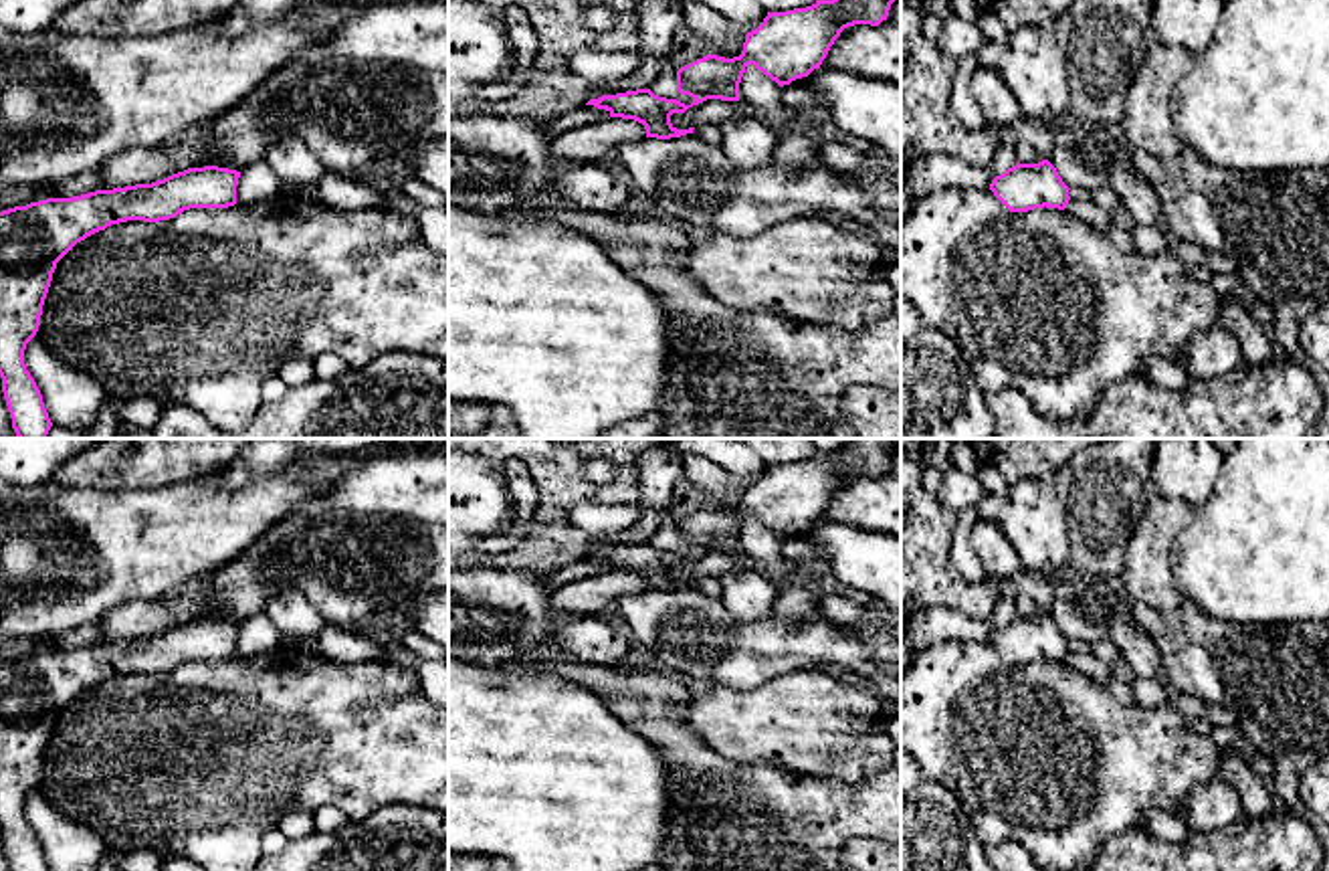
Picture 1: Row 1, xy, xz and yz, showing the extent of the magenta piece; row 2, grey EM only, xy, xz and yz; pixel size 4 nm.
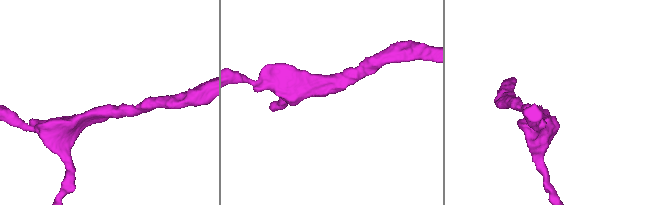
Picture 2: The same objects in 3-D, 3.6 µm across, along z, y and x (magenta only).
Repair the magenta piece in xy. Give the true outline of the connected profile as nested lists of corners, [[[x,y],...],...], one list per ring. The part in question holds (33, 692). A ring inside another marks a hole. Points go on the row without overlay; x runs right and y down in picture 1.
[[[188,620],[151,637],[95,643],[73,651],[46,651],[0,665],[0,831],[10,871],[48,871],[42,847],[26,822],[24,802],[36,788],[57,715],[87,689],[127,673],[160,675],[190,661],[236,657],[240,624]]]

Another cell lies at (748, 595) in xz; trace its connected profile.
[[[749,562],[747,568],[723,574],[721,602],[735,624],[747,624],[765,618],[772,612],[776,586]]]

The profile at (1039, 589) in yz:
[[[1020,570],[1014,584],[1016,584],[1018,592],[1028,594],[1042,612],[1050,612],[1050,604],[1052,604],[1050,578]]]

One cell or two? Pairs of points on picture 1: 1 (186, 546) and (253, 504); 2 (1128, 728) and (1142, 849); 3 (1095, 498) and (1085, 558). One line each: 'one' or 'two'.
1: one
2: two
3: one

